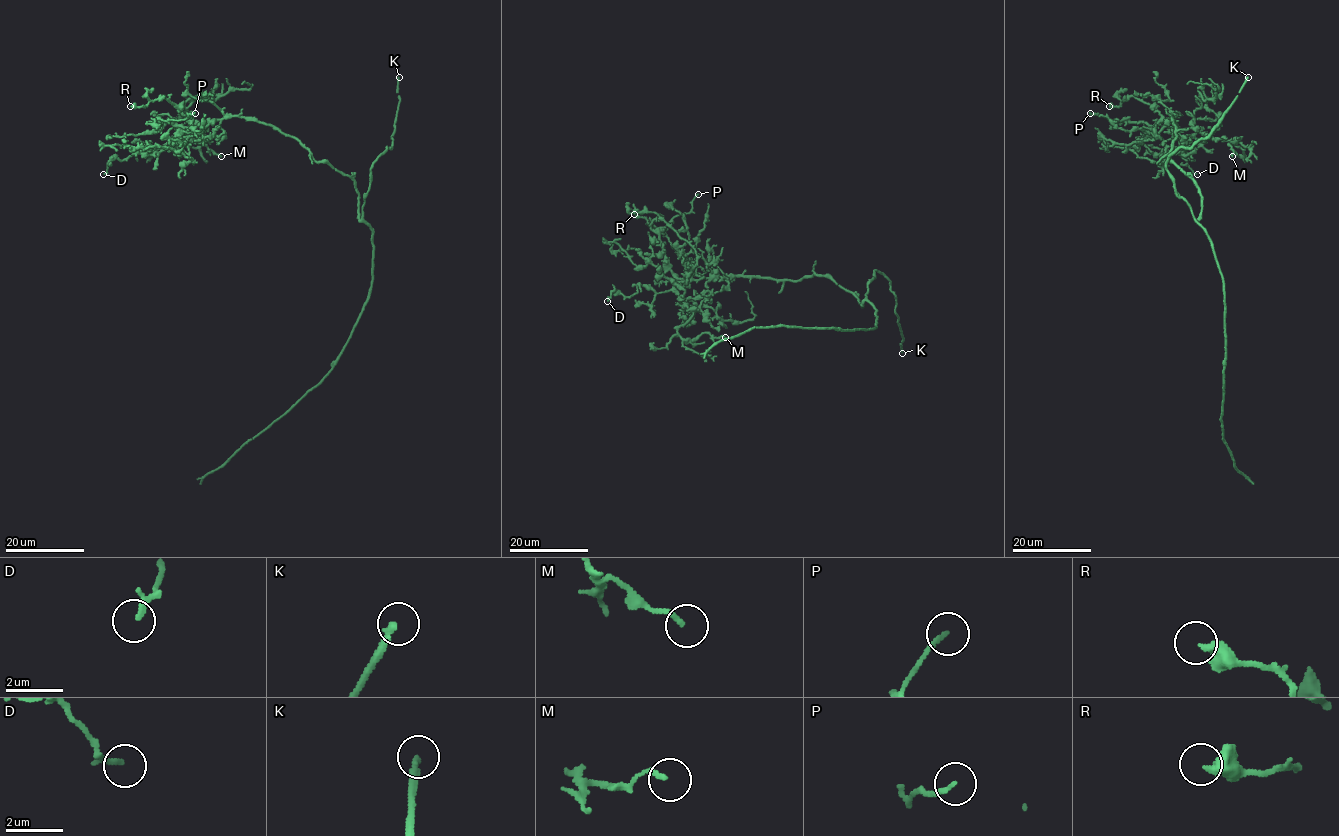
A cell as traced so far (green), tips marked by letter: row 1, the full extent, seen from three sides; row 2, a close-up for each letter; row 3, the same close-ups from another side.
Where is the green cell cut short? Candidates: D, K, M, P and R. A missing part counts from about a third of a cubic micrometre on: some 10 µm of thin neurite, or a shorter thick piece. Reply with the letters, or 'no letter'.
K

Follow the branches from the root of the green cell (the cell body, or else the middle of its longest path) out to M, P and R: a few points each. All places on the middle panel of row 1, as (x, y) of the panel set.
M: (862, 306), (826, 276), (727, 276), (729, 283), (709, 295), (677, 330), (683, 339), (703, 333), (725, 337)
P: (862, 306), (829, 277), (816, 274), (800, 280), (677, 278), (659, 232), (674, 217), (688, 213), (698, 194)
R: (862, 306), (826, 276), (719, 276), (697, 253), (686, 265), (658, 229), (634, 214)

